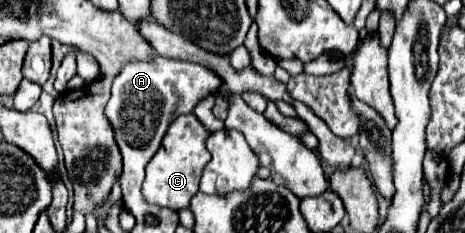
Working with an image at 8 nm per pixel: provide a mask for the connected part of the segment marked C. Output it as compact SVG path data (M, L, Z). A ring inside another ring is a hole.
M185 114L169 126L161 150L151 158L147 166L147 176L143 182L143 196L149 204L155 206L167 206L171 210L183 210L189 206L191 198L199 192L199 178L205 168L205 164L211 160L211 154L205 148L205 140L209 136L209 130L197 120L195 114Z

